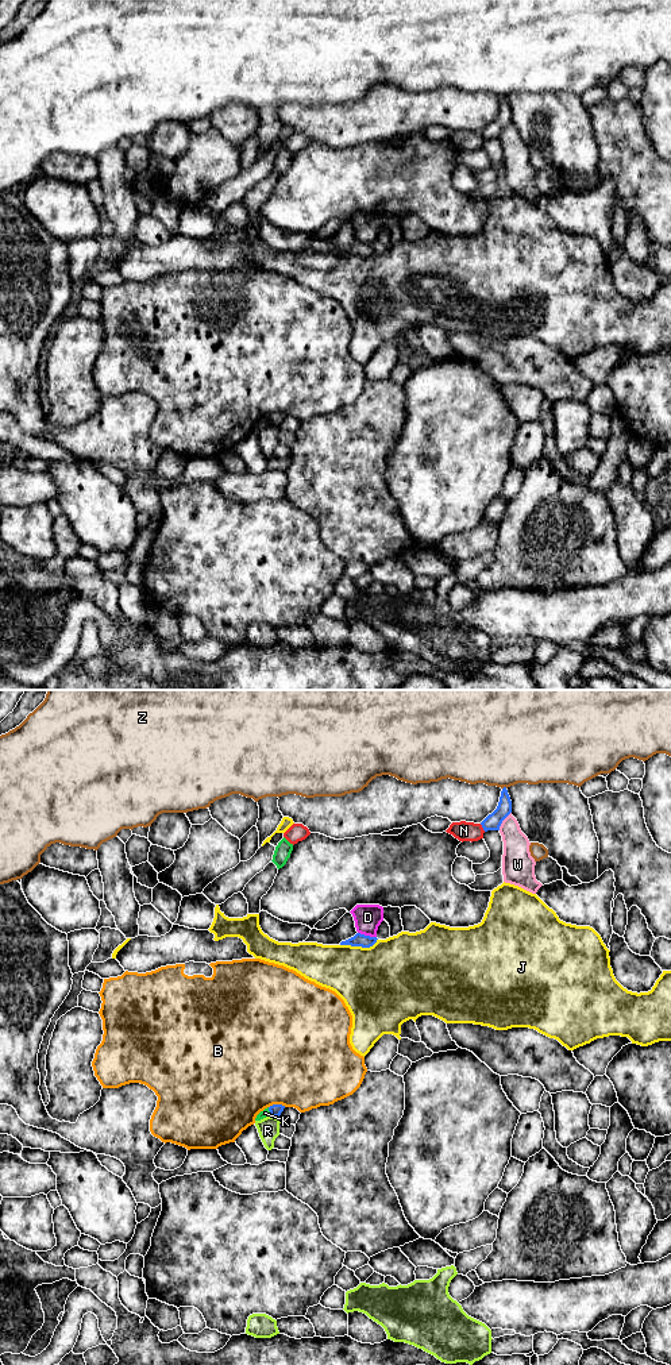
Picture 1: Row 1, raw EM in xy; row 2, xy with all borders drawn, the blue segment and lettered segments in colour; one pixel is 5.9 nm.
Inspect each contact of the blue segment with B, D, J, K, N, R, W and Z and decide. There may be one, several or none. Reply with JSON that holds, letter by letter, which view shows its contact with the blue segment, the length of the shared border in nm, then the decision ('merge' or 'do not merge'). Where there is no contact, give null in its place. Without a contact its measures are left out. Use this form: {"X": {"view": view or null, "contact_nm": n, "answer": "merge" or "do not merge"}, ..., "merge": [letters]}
{"B": {"view": "xy", "contact_nm": 100, "answer": "do not merge"}, "D": {"view": "xy", "contact_nm": 120, "answer": "do not merge"}, "J": {"view": "xy", "contact_nm": 220, "answer": "do not merge"}, "K": {"view": "xy", "contact_nm": 50, "answer": "do not merge"}, "N": {"view": "xy", "contact_nm": 60, "answer": "do not merge"}, "R": {"view": "xy", "contact_nm": 60, "answer": "do not merge"}, "W": {"view": "xy", "contact_nm": 130, "answer": "do not merge"}, "Z": {"view": "xy", "contact_nm": 30, "answer": "do not merge"}, "merge": []}

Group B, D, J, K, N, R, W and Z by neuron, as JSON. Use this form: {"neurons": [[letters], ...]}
{"neurons": [["B"], ["D"], ["J"], ["K"], ["N"], ["R"], ["W"], ["Z"]]}

